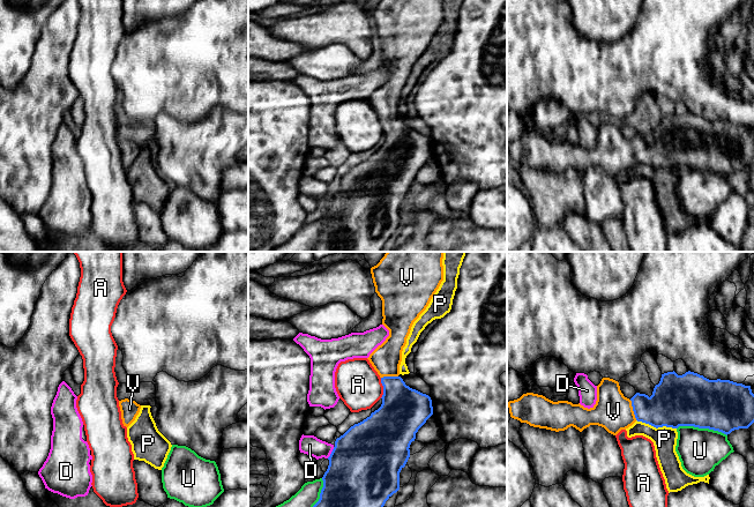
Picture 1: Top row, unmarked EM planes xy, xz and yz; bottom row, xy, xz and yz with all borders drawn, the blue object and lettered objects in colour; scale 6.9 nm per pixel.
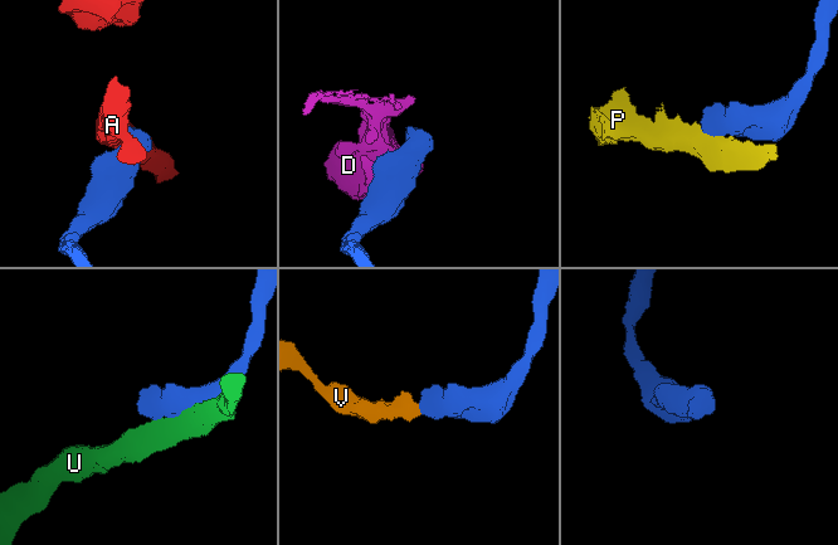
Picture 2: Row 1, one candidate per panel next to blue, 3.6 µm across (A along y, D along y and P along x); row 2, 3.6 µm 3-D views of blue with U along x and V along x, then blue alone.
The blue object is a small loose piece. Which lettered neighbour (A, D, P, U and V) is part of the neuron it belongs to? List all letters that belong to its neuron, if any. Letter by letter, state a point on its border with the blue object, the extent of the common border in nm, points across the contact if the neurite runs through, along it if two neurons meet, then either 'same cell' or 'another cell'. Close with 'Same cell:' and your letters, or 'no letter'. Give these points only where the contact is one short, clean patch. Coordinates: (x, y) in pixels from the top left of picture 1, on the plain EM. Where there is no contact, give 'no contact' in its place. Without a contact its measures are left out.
A: contact xz (383, 129); length 140 nm; border xz (380, 119), (382, 127), (381, 139); another cell
D: contact xz (331, 194); length 90 nm; border xz (334, 188), (327, 199); another cell
P: contact yz (656, 169); length 280 nm; another cell
U: contact yz (702, 169); length 360 nm; another cell
V: contact yz (633, 151); length 150 nm; way yz (669, 148), (633, 151), (613, 153); same cell
Same cell: V

